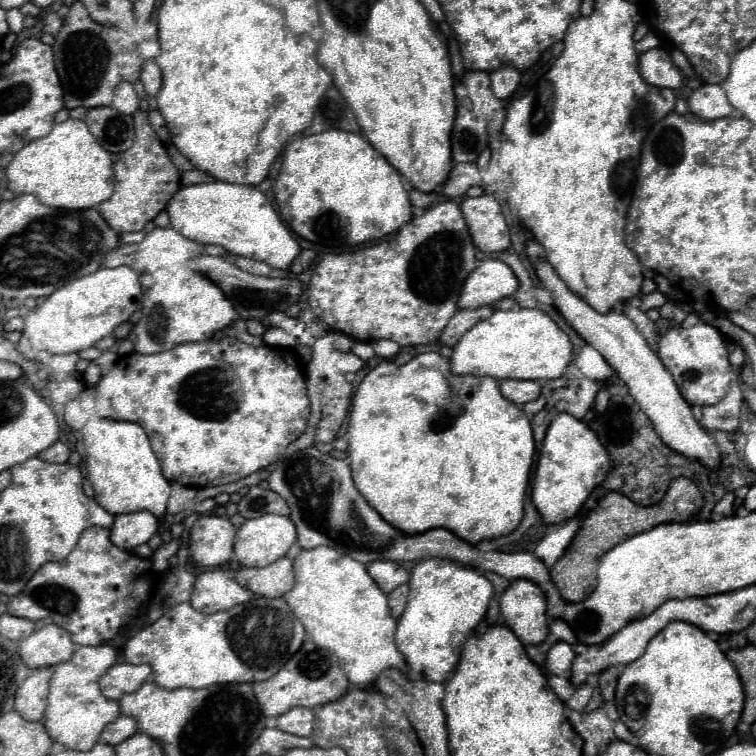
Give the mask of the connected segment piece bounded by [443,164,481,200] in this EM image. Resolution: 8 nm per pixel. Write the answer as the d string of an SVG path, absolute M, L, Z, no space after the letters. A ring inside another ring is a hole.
M471 164L471 172L467 174L451 174L445 184L443 184L443 194L449 196L451 200L455 198L461 198L465 196L465 192L475 186L475 184L481 184L481 176L479 176L479 170L475 164Z

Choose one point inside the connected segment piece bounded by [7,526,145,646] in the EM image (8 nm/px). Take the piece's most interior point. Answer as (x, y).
(86, 593)

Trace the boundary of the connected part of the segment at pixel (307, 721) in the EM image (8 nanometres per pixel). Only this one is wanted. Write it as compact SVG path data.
M291 708L277 718L277 728L283 732L293 732L295 736L311 736L315 724L315 714L311 708Z

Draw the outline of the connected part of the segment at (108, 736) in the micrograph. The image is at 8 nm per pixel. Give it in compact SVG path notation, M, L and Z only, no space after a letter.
M119 716L115 722L107 724L105 730L101 732L101 742L105 744L111 744L111 746L117 746L121 744L123 740L127 740L129 736L133 736L137 732L137 726L135 726L135 720L131 716Z

